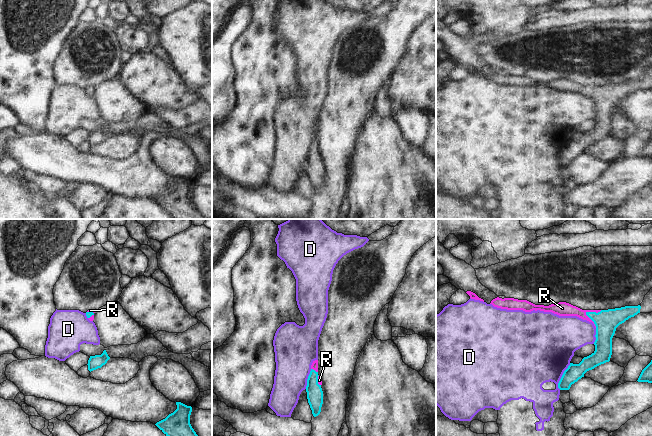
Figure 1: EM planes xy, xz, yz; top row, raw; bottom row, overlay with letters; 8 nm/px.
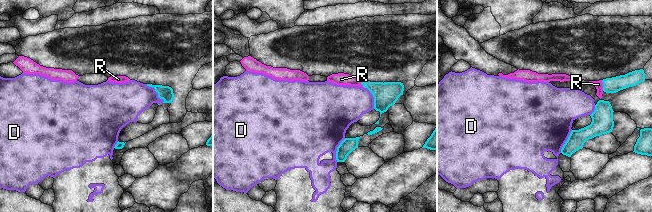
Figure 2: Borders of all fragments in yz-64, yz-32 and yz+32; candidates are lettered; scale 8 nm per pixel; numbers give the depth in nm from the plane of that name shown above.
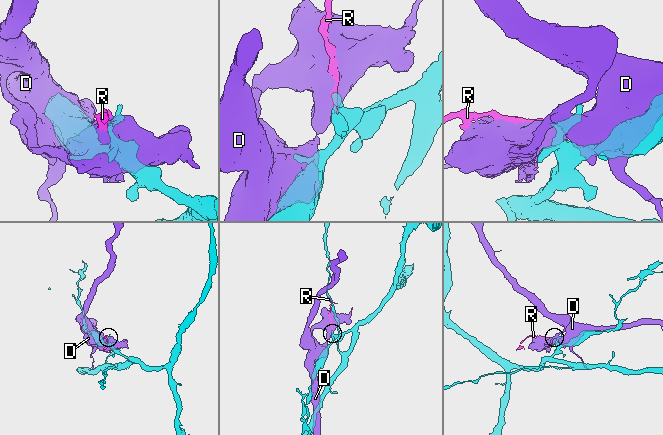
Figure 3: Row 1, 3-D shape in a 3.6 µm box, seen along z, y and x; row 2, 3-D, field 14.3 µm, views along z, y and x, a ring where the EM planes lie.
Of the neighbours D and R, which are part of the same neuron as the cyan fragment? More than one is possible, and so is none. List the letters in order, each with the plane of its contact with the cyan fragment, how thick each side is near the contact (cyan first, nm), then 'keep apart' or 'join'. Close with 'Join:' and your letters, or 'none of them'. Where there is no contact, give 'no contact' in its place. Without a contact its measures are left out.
D: yz | 140/460 nm | keep apart
R: yz | 190/110 nm | join
Join: R

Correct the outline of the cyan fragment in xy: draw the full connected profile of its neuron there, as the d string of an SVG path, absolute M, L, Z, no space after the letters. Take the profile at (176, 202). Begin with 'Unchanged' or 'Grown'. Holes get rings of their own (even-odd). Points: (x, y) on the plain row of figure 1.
Unchanged. M176 178L177 185L155 201L174 219L209 219L200 214L190 200L192 183Z

